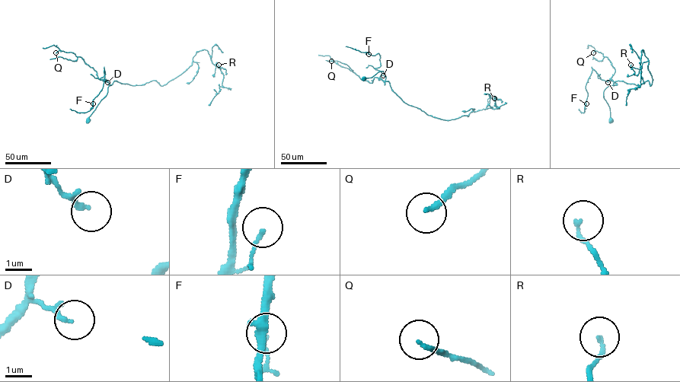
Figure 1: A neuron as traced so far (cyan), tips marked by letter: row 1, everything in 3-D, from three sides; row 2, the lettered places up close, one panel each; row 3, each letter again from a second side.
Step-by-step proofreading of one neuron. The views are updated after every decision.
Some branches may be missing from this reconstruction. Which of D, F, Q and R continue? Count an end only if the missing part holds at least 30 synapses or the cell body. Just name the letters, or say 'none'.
none

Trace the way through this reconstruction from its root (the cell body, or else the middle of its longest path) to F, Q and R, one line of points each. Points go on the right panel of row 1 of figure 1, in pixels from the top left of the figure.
F: (611, 120), (603, 91), (608, 84), (617, 84), (611, 79), (601, 80), (593, 69), (585, 86), (586, 103)
Q: (611, 120), (603, 91), (608, 84), (617, 84), (610, 79), (615, 69), (602, 53), (595, 50), (593, 52)
R: (611, 120), (603, 95), (608, 84), (652, 84), (643, 49), (641, 68), (630, 65)

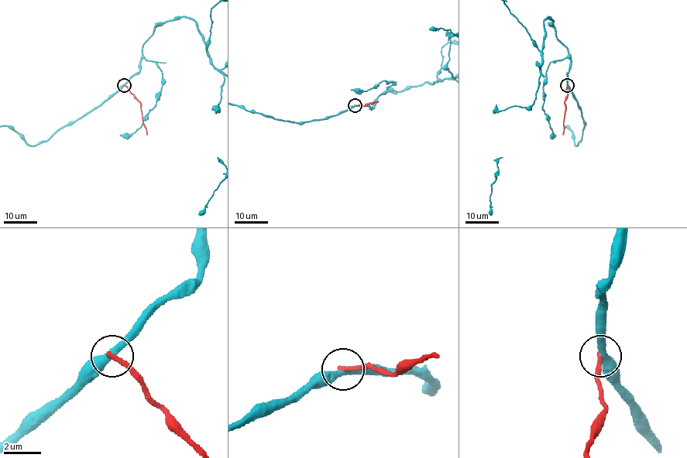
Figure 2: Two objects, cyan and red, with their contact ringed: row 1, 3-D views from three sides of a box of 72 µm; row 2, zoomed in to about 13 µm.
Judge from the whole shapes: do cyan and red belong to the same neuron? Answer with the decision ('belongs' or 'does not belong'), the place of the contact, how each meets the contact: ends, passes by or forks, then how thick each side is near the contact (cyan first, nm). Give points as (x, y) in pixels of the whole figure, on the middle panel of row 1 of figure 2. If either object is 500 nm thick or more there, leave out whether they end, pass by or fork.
does not belong; at (355, 105); cyan passes by; red ends there; 400 nm thick on the cyan side, 280 nm on the other

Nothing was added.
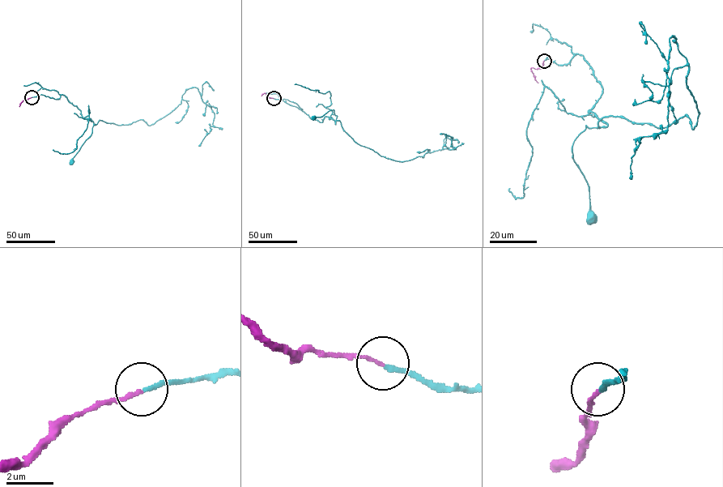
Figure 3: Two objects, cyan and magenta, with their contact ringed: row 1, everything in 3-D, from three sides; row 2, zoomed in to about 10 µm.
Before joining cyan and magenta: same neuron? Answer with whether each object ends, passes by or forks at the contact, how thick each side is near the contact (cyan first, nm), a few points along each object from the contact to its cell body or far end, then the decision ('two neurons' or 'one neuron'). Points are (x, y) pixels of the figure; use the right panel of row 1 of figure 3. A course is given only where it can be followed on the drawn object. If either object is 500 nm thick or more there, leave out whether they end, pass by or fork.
cyan ends; magenta ends; calibres 180 and 140 nm; course cyan (544, 61), (567, 65), (581, 54), (602, 87), (589, 113), (607, 125), (586, 125), (572, 147), (592, 218); course magenta (544, 61), (541, 68), (531, 68), (537, 83); one neuron

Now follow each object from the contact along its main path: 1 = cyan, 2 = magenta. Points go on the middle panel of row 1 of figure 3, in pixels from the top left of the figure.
1: (274, 98), (295, 102), (320, 122), (331, 117), (335, 124), (337, 116), (330, 110), (313, 117)
2: (274, 98), (265, 93), (261, 96)

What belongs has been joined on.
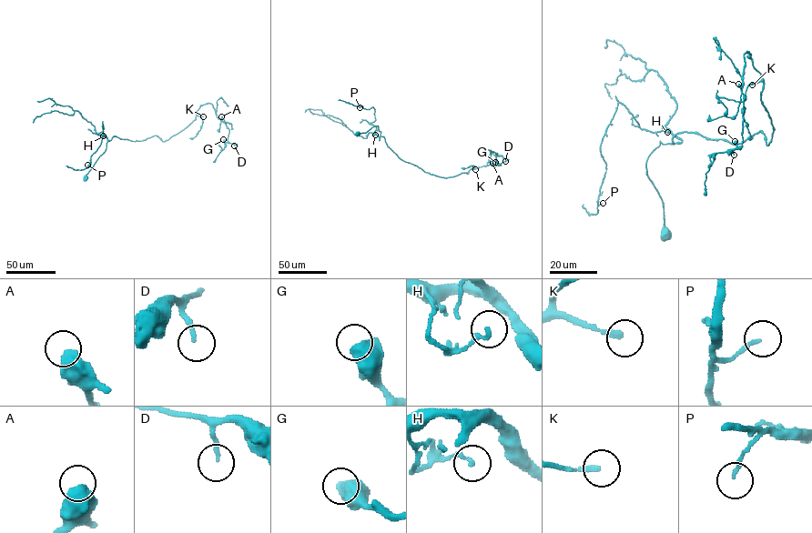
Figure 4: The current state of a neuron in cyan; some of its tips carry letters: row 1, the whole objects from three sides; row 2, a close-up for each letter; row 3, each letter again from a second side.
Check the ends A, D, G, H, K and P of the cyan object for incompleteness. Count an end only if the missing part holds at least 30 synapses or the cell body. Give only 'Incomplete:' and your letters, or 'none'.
Incomplete: K

